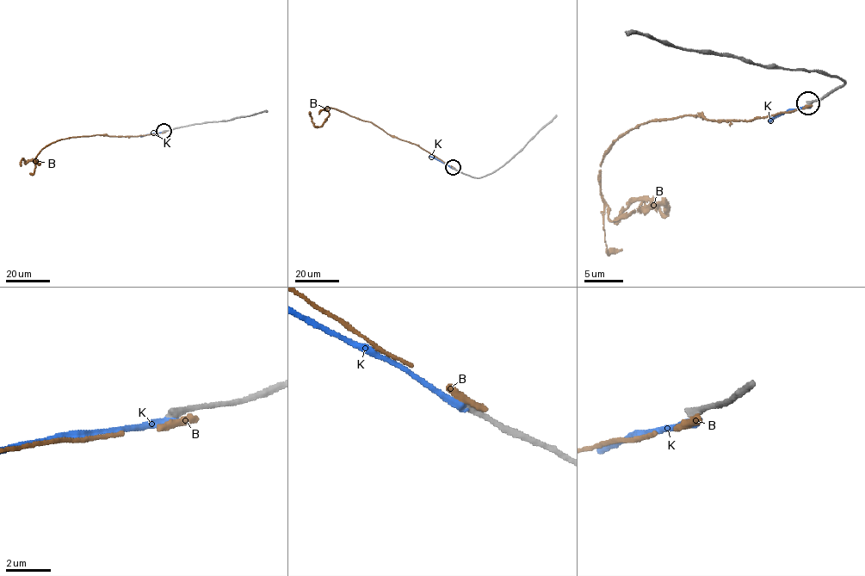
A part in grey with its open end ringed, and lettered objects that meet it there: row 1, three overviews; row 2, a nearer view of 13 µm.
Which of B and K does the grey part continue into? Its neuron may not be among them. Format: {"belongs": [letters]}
{"belongs": []}

